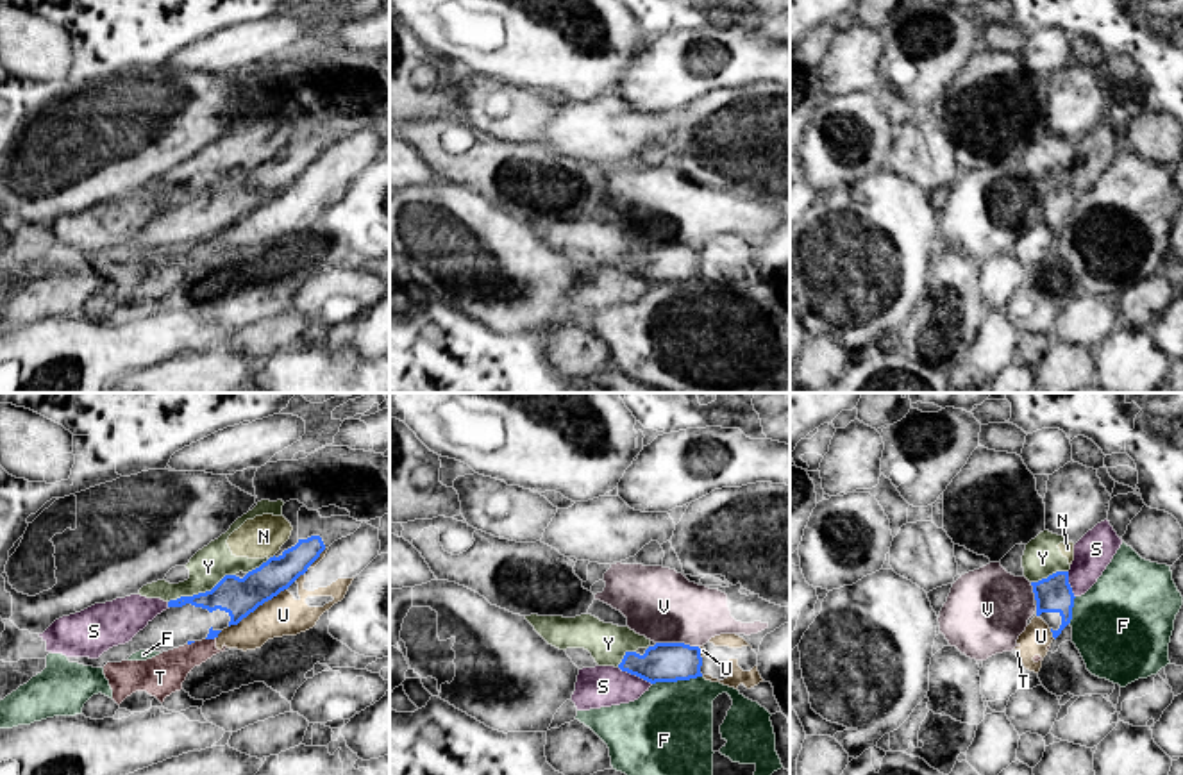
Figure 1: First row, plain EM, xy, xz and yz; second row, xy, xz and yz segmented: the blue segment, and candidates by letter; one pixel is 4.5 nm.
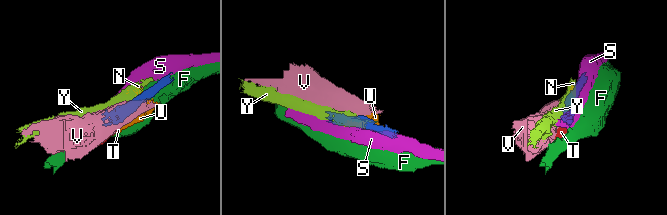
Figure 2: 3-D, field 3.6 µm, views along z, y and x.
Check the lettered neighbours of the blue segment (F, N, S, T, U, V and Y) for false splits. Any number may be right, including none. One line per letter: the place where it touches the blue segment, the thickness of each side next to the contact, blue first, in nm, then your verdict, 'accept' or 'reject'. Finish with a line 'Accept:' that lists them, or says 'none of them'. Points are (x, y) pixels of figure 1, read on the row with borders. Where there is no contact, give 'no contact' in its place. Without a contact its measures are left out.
F: contact xz (676, 681); calibres 180 and 400 nm; reject
N: contact xy (270, 558); calibres 170 and 190 nm; reject
S: contact xz (635, 674); calibres 180 and 190 nm; reject
T: contact xy (209, 638); calibres 40 and 170 nm; reject
U: contact xy (258, 606); calibres 170 and 180 nm; reject
V: contact xz (678, 643); calibres 180 and 320 nm; reject
Y: contact xy (201, 593); calibres 170 and 170 nm; reject
Accept: none of them

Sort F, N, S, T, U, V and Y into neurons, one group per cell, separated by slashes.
F / N Y / S / T U / V

